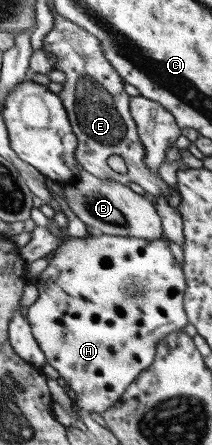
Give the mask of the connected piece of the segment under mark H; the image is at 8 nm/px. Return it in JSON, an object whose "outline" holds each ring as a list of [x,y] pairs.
{"outline":[[[103,233],[86,238],[68,236],[53,249],[46,268],[33,279],[38,296],[27,307],[26,319],[47,364],[65,380],[74,409],[101,415],[113,406],[135,377],[152,363],[158,342],[188,323],[182,307],[182,265],[175,261],[167,244],[165,238],[143,240]]]}

